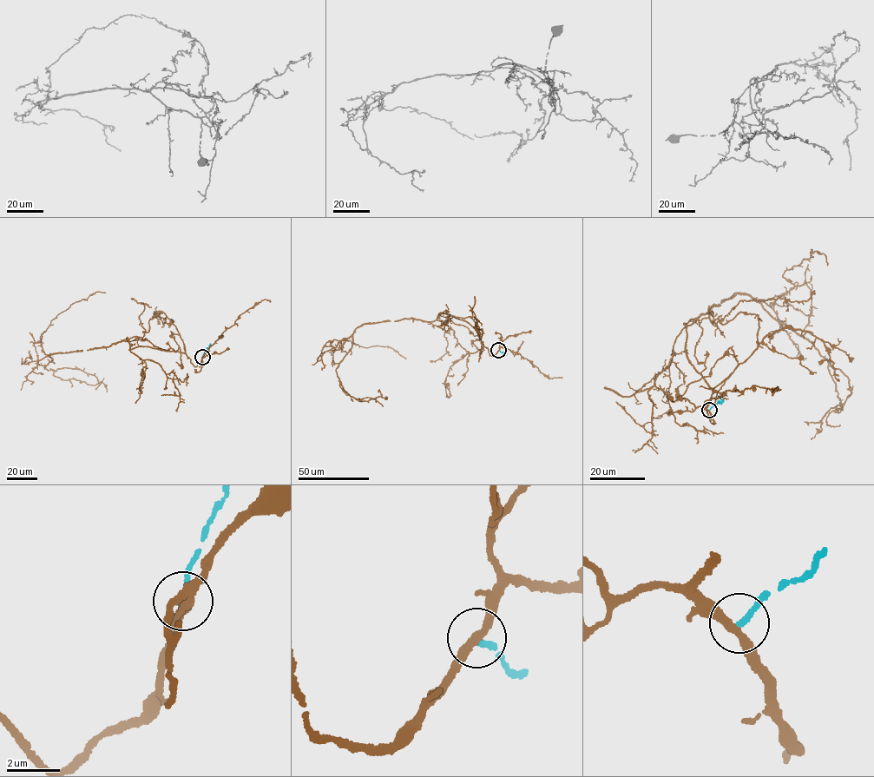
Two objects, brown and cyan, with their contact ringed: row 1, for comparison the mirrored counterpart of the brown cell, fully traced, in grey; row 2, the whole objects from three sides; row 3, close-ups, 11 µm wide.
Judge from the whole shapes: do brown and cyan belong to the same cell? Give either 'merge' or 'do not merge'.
do not merge

